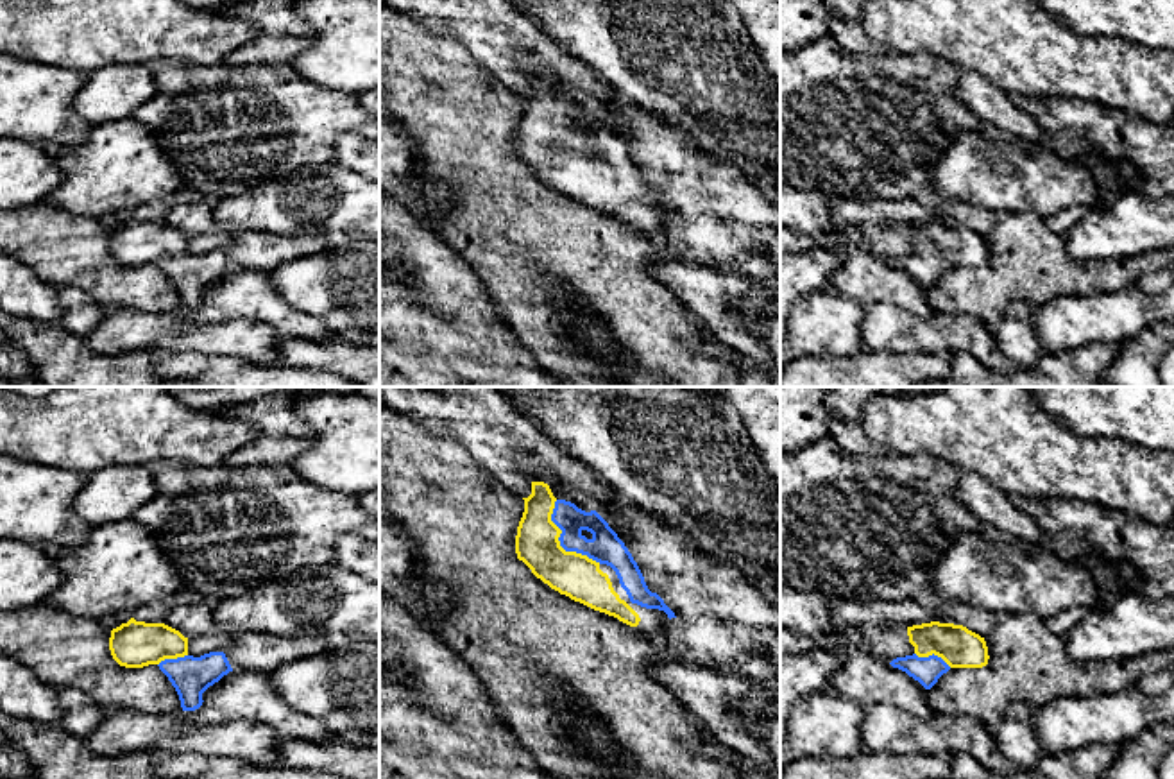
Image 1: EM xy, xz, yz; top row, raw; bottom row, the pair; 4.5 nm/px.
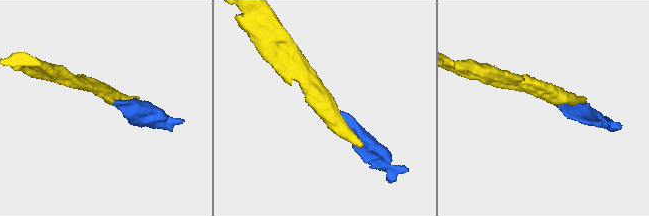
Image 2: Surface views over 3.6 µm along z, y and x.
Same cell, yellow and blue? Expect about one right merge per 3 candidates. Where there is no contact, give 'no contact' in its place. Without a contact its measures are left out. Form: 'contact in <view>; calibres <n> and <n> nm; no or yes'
contact in xz; calibres 200 and 150 nm; yes

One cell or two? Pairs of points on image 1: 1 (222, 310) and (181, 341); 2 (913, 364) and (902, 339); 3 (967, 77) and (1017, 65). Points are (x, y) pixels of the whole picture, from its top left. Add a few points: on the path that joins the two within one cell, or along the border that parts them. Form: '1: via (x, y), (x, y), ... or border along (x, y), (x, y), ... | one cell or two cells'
1: border along (178, 312), (199, 323), (246, 319) | two cells
2: border along (867, 348), (881, 351), (944, 351), (949, 355) | two cells
3: border along (961, 68), (972, 68), (1013, 97) | two cells

